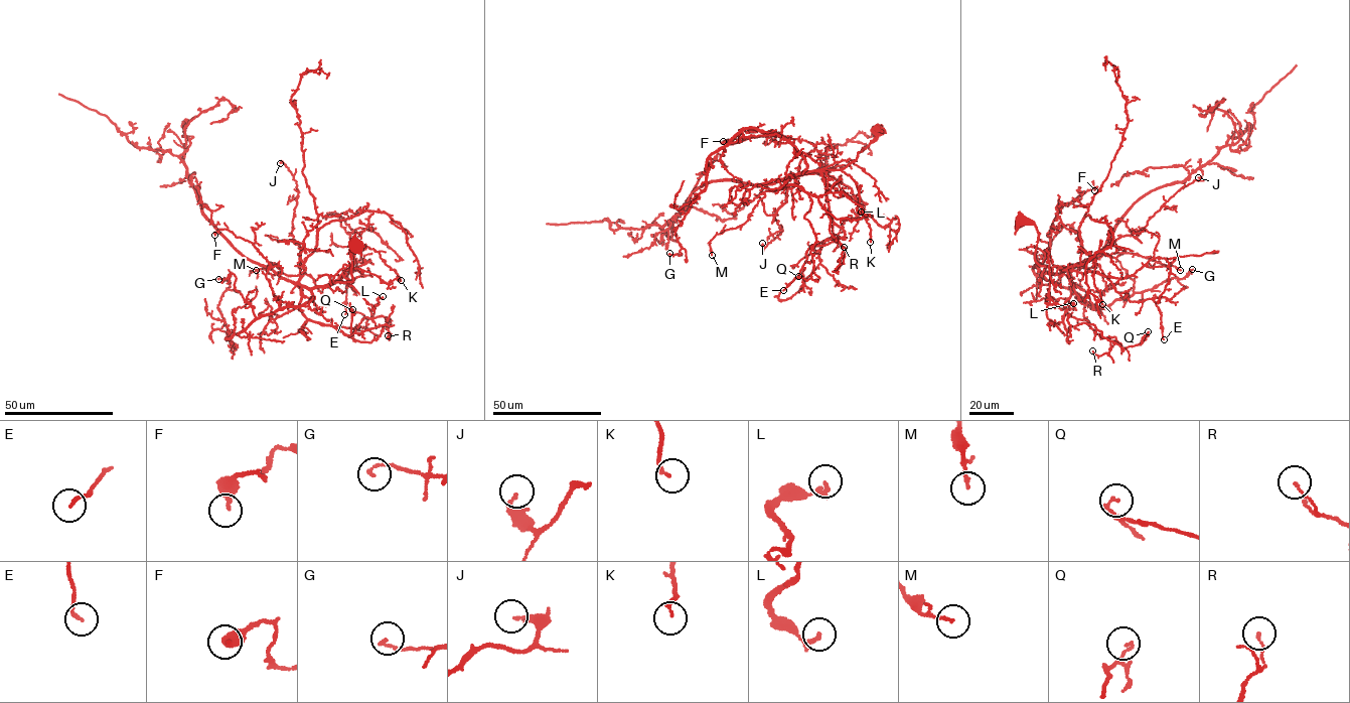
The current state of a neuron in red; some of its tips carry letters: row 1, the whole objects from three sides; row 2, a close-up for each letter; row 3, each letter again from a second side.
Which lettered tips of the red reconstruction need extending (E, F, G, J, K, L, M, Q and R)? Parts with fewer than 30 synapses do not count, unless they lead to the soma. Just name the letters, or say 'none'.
none

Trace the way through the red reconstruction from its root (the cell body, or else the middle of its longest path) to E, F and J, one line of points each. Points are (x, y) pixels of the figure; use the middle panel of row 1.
E: (877, 131), (877, 138), (855, 159), (842, 168), (821, 171), (834, 240), (810, 246), (799, 274), (783, 290)
F: (877, 131), (844, 167), (803, 172), (803, 156), (775, 141), (774, 133), (781, 133), (723, 141)
J: (877, 131), (877, 138), (844, 167), (789, 178), (786, 201), (774, 215), (782, 230), (765, 247), (762, 243)

